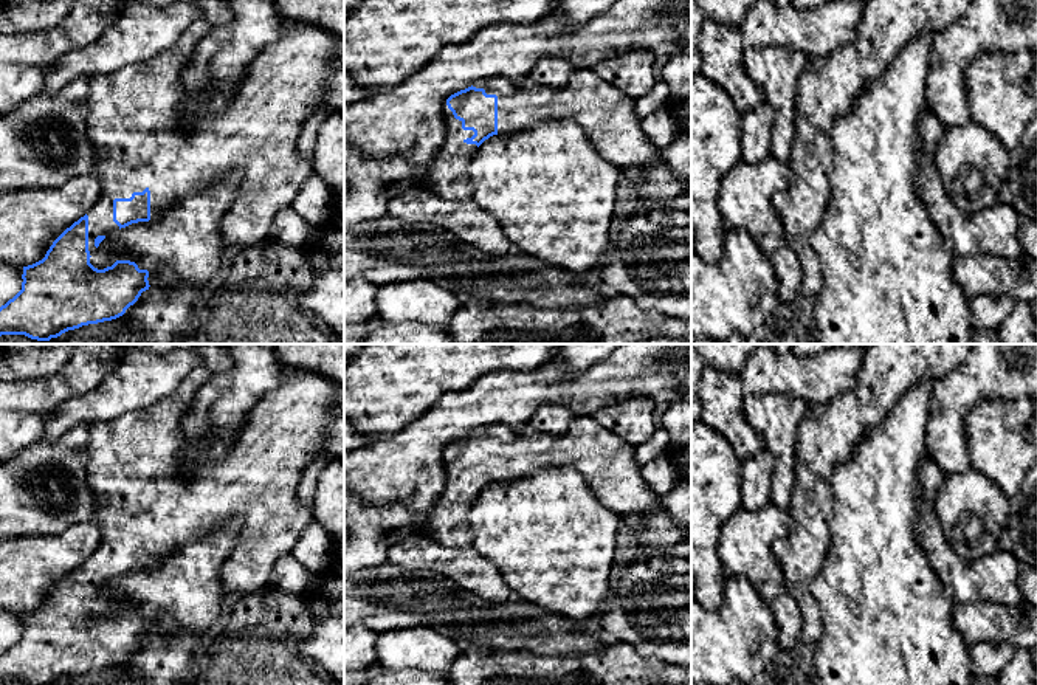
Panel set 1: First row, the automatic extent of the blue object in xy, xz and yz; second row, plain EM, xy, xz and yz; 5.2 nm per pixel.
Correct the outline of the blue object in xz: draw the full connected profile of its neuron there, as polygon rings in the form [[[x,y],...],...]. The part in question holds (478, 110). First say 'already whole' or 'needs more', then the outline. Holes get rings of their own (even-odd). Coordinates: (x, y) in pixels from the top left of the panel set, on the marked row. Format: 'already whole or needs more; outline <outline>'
needs more; outline [[[575,70],[561,87],[476,82],[442,105],[445,141],[429,166],[432,194],[470,200],[468,166],[477,147],[493,135],[513,135],[547,119],[575,121],[598,155],[620,170],[646,167],[660,150],[643,133],[634,107],[634,99],[603,82],[594,70]]]

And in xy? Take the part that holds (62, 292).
needs more; outline [[[202,15],[161,54],[90,77],[87,135],[96,153],[91,175],[101,181],[101,195],[84,217],[53,242],[42,260],[23,267],[22,290],[0,307],[0,336],[25,335],[50,341],[68,330],[122,316],[150,285],[171,287],[174,276],[166,267],[149,273],[135,262],[116,260],[98,270],[90,257],[107,234],[157,219],[181,198],[233,172],[240,174],[240,183],[220,223],[225,248],[262,242],[270,236],[277,212],[291,206],[315,170],[313,163],[299,152],[304,122],[322,105],[329,113],[344,115],[344,67],[332,65],[344,39],[319,25],[298,23],[290,34],[253,59],[223,108],[211,107],[208,93],[200,96],[200,115],[184,118],[181,108],[188,91],[181,73],[197,43],[211,29],[212,25]]]

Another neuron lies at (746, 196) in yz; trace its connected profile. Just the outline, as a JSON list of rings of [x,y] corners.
[[[772,153],[755,164],[739,161],[721,178],[718,205],[725,229],[741,229],[770,260],[778,298],[789,302],[798,294],[800,263],[797,254],[784,243],[783,228],[773,198],[791,186],[787,163]]]

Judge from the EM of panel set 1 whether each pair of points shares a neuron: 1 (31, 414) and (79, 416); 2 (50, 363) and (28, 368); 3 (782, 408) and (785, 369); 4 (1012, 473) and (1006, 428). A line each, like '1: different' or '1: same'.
1: different
2: same
3: different
4: same

